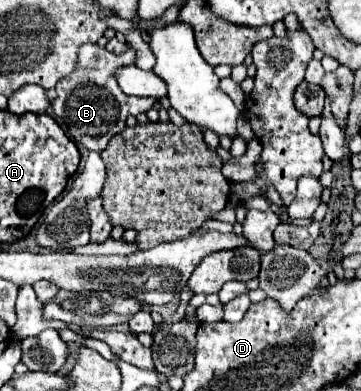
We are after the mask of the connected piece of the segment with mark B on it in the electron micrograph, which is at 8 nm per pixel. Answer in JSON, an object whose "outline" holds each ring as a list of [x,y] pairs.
{"outline":[[[82,44],[82,48],[78,50],[78,64],[74,72],[66,76],[66,80],[60,80],[56,84],[58,98],[52,102],[54,114],[64,120],[64,124],[68,126],[68,136],[76,144],[84,144],[88,150],[102,152],[110,140],[108,134],[114,136],[122,132],[128,116],[146,114],[152,108],[152,104],[157,101],[152,97],[126,96],[118,88],[118,84],[114,84],[116,68],[124,64],[132,64],[134,56],[136,54],[130,48],[128,52],[114,56],[112,52],[108,52],[106,48],[98,44]]]}

